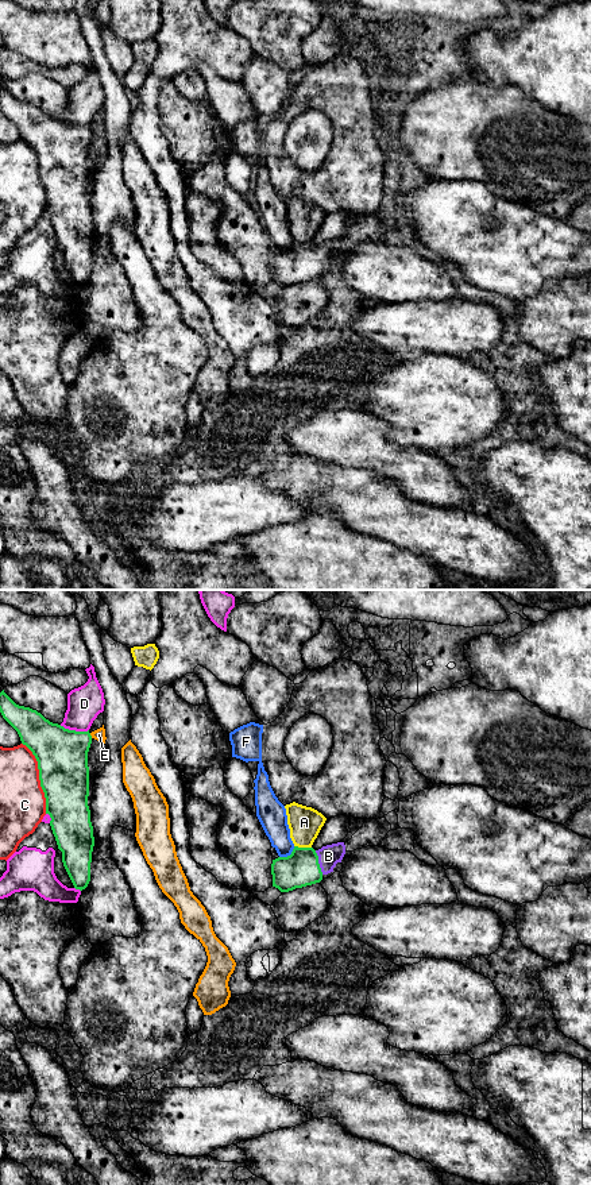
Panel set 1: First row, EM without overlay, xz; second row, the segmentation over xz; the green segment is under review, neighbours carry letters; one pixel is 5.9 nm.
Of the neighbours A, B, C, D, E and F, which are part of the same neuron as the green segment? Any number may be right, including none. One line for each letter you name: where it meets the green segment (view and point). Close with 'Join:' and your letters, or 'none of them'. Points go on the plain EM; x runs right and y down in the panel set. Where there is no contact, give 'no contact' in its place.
B: contact xz (317, 258)
Join: B

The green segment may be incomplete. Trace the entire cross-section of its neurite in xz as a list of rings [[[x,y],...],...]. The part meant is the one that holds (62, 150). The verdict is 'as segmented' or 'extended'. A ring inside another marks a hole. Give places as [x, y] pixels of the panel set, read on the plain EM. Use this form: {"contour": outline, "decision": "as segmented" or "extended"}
{"contour": [[[4,85],[0,88],[0,108],[38,157],[46,209],[51,213],[63,262],[74,283],[82,286],[90,277],[94,242],[88,201],[92,131],[89,126],[65,124],[36,105],[16,100]]], "decision": "as segmented"}

